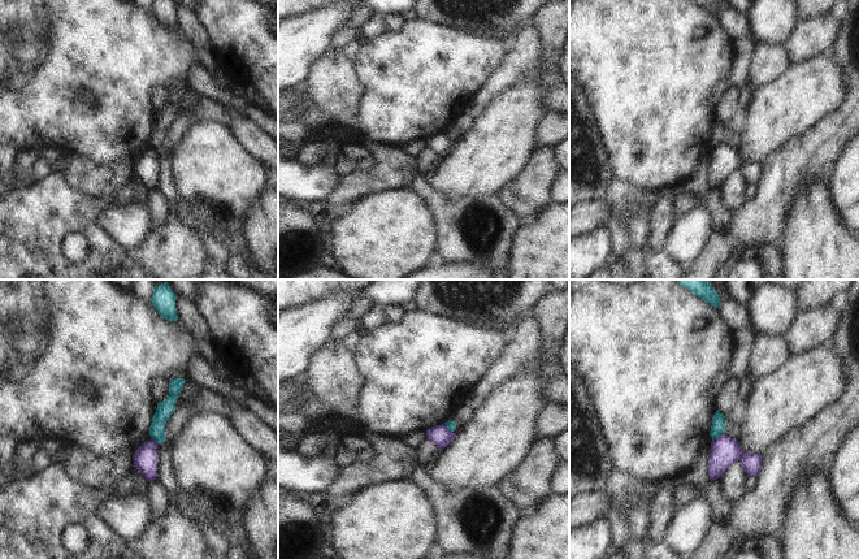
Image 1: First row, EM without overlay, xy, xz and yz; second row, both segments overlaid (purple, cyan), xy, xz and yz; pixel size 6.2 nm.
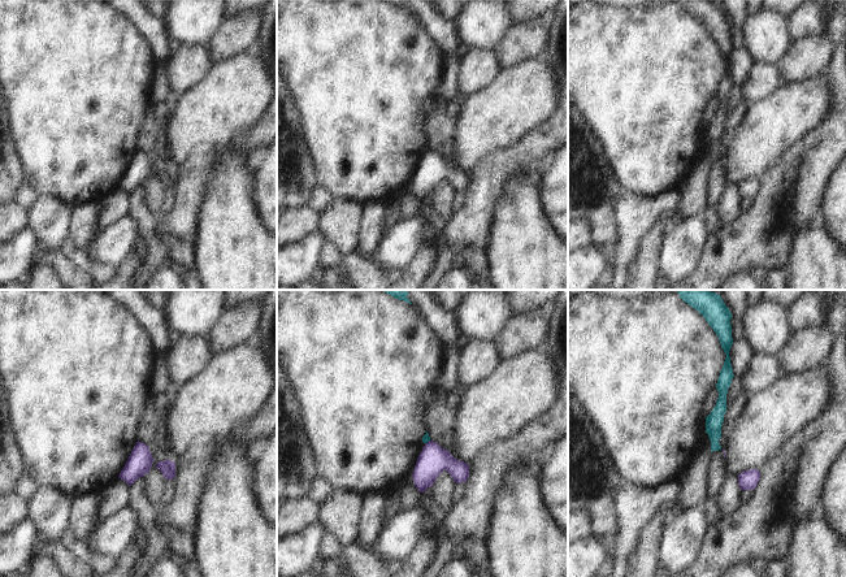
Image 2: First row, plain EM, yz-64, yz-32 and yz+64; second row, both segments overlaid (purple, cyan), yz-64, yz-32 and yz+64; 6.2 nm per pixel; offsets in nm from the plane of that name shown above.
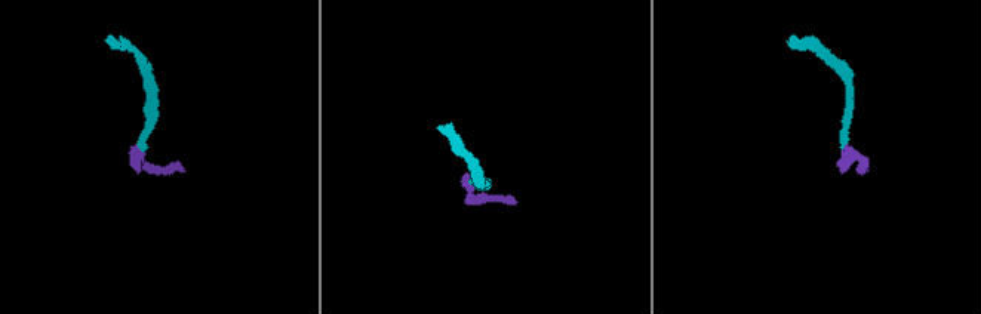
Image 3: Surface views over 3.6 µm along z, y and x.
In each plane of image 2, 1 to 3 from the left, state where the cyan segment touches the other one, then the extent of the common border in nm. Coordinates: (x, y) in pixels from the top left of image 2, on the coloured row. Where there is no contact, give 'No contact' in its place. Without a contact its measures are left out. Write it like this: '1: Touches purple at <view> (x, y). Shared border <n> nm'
1: No contact
2: Touches purple at yz-32 (428, 442). Shared border 40 nm
3: No contact.

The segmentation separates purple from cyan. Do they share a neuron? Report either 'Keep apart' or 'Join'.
Keep apart.

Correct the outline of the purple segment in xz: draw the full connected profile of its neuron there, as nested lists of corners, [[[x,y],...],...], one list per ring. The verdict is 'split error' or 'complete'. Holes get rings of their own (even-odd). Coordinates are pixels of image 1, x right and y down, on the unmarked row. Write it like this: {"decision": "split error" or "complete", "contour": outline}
{"decision": "complete", "contour": [[[446,133],[435,134],[426,139],[426,147],[438,155],[438,159],[443,159],[455,147],[455,142],[450,140]]]}

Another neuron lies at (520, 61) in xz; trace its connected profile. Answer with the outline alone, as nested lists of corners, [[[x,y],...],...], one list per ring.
[[[524,25],[515,35],[511,49],[503,58],[500,66],[480,86],[469,99],[468,107],[480,113],[482,109],[503,91],[521,83],[524,77],[529,77],[539,64],[542,44],[537,31],[529,25]]]

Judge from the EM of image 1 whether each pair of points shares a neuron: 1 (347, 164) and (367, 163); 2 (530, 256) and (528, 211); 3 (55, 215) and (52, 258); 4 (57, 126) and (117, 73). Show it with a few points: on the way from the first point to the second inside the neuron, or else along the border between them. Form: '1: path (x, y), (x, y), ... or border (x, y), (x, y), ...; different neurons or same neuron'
1: path (352, 164), (361, 164); same neuron
2: border (550, 200), (525, 222); different neurons
3: path (52, 225), (52, 247); same neuron
4: path (57, 107), (91, 73), (98, 73); same neuron

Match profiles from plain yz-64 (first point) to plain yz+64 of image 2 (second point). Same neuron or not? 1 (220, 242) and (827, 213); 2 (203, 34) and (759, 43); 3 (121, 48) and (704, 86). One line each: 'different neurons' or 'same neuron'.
1: different neurons
2: same neuron
3: same neuron

